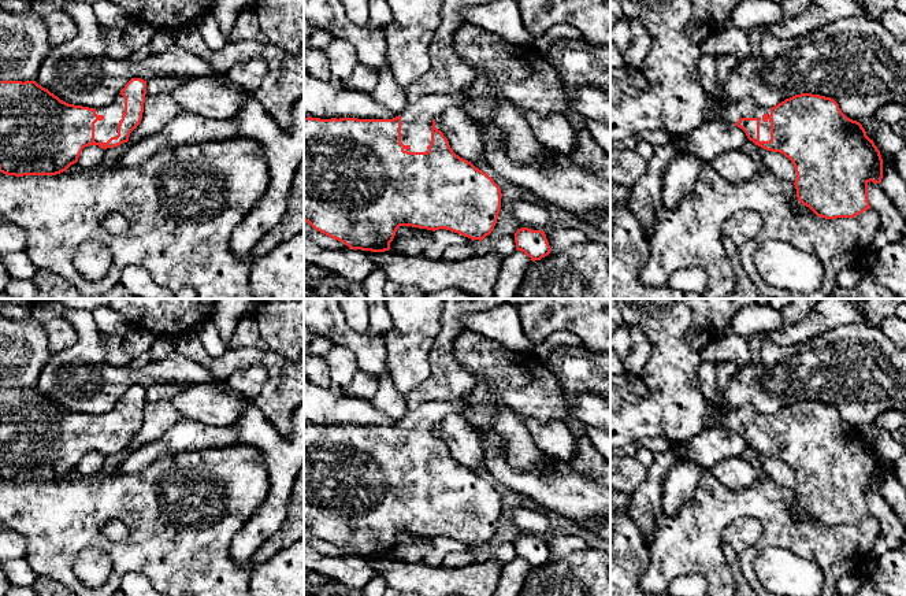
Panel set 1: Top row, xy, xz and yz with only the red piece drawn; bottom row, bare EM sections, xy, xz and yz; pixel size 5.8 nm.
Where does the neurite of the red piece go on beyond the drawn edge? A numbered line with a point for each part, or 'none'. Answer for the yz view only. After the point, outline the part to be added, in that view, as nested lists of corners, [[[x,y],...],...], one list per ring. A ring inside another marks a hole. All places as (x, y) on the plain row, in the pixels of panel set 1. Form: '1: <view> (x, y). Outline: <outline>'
1: yz (745, 415). Outline: [[[750,406],[736,410],[725,410],[723,426],[735,432],[740,425],[758,425],[760,426],[760,448],[771,447],[771,427],[762,427],[762,422],[771,422],[771,415],[764,415]]]

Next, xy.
1: xy (104, 436). Outline: [[[118,401],[116,406],[101,415],[96,415],[97,422],[103,422],[103,427],[94,430],[94,448],[107,449],[111,444],[118,443],[118,432],[125,419],[125,404]]]

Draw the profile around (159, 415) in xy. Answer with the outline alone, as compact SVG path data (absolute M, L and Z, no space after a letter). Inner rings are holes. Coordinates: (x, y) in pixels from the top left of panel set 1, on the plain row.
M153 385L146 388L144 419L140 432L130 440L129 448L137 449L159 440L177 421L181 414L174 407L172 399L183 390L178 385Z

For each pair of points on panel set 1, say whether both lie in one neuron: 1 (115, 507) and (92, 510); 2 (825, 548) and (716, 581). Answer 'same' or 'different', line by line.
1: same
2: same

